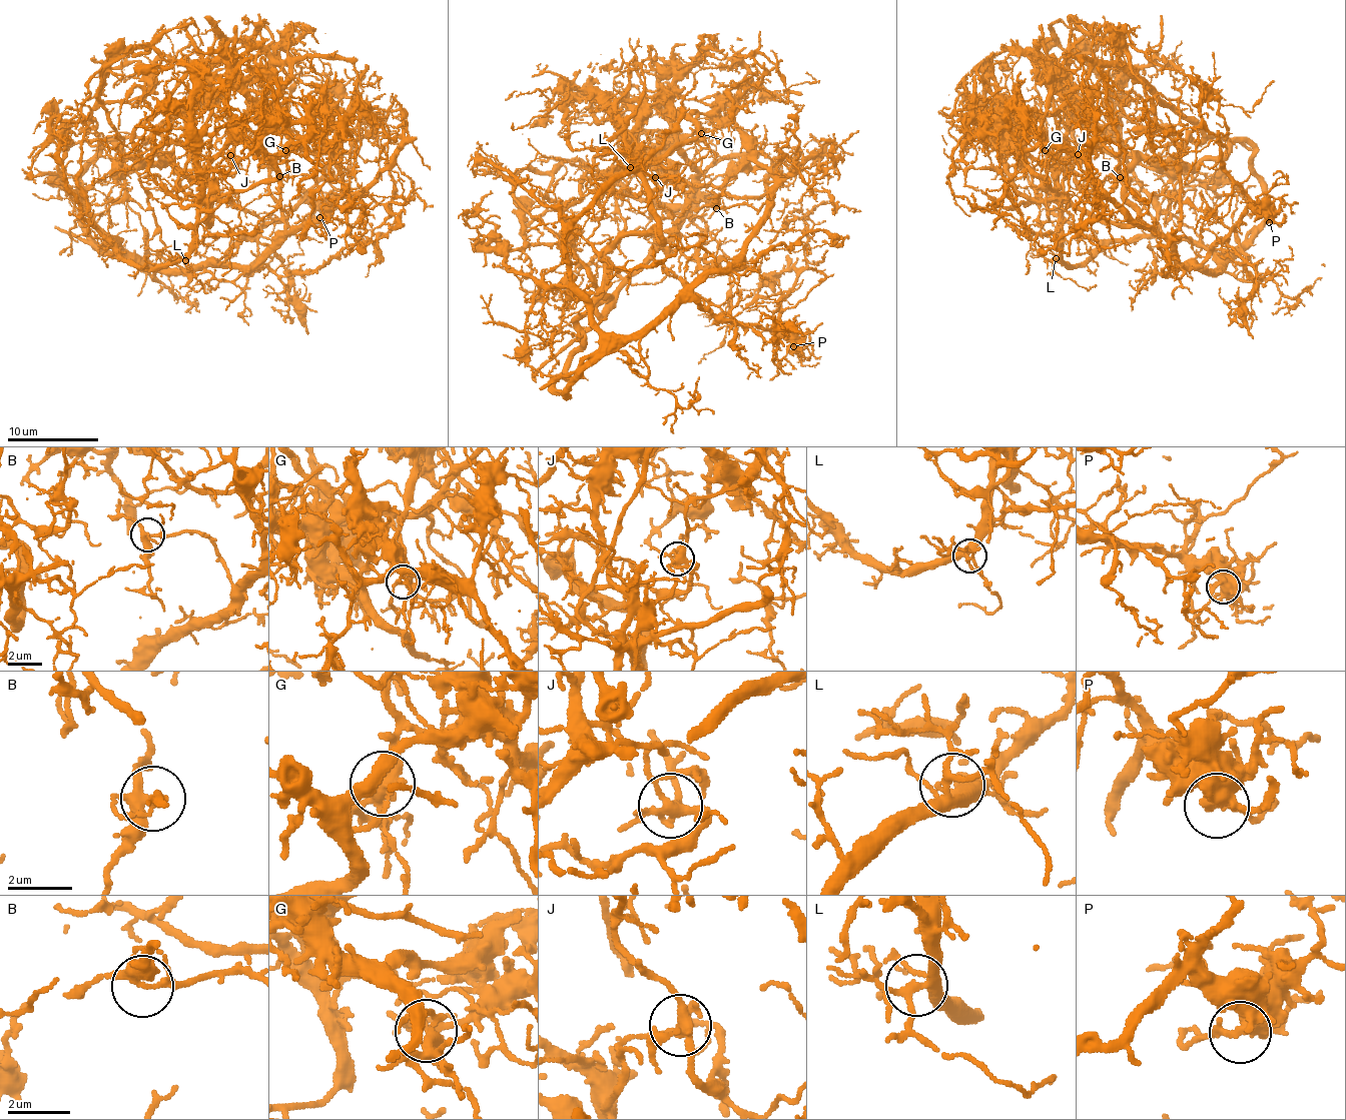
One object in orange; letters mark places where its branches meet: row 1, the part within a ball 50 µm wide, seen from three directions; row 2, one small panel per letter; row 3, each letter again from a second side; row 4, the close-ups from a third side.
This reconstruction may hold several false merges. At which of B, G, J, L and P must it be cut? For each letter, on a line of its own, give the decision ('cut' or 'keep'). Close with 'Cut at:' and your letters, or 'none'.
B: keep
G: keep
J: cut
L: keep
P: keep
Cut at: J

